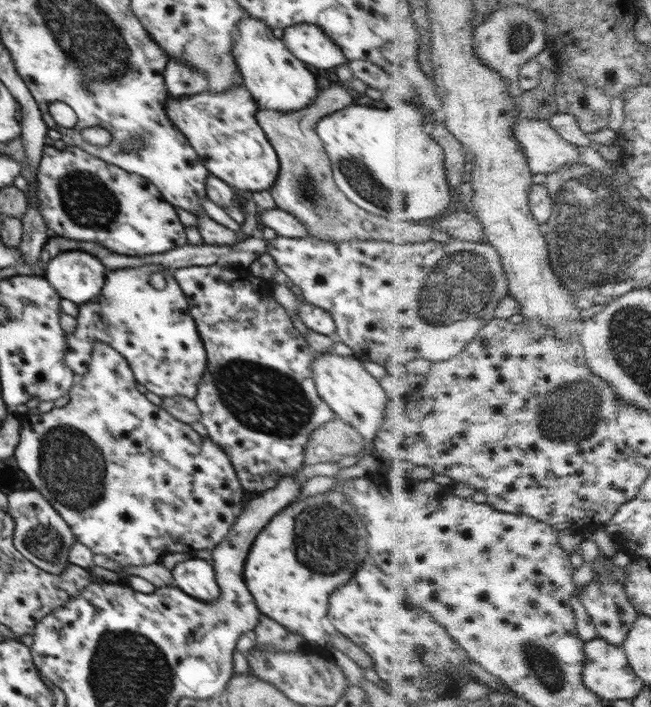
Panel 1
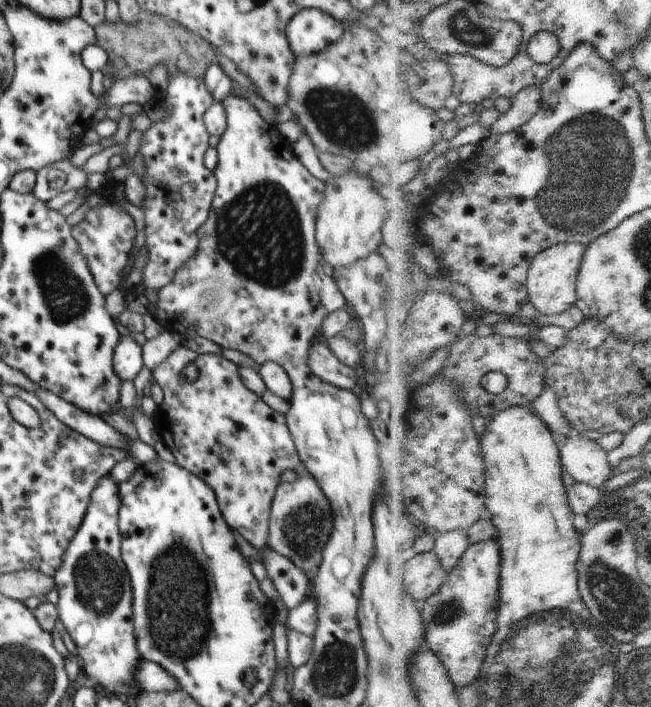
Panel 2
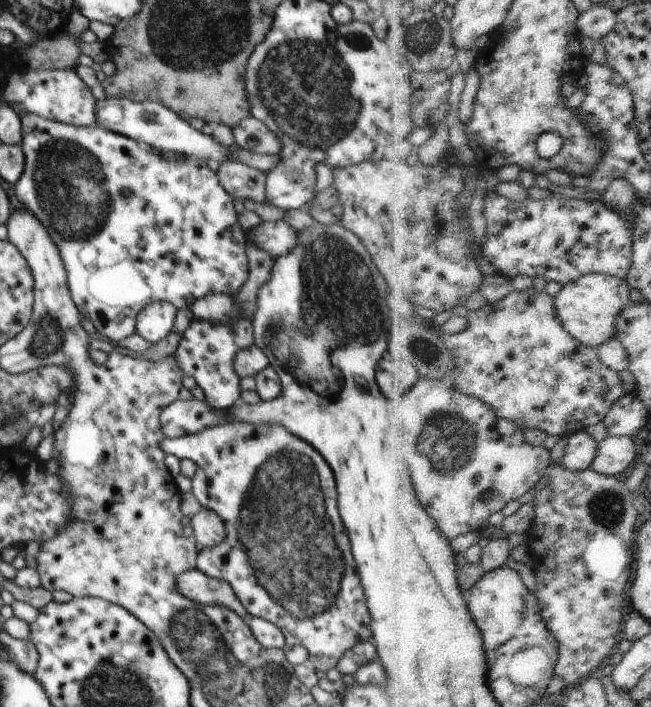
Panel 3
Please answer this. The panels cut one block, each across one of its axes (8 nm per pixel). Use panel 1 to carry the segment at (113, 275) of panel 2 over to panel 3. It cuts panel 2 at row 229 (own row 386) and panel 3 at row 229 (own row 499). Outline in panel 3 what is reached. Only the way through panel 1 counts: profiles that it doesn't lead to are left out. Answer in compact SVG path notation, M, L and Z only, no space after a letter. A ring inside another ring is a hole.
M28 112L19 117L26 164L14 186L16 198L40 220L60 250L70 296L79 313L94 324L98 337L117 344L132 336L136 316L156 300L166 300L177 310L186 310L194 300L208 294L235 296L247 282L246 231L238 222L233 198L222 188L217 173L210 170L206 161L193 157L178 162L168 160L164 153L99 124L79 127ZM116 258L122 258L122 262L112 276L112 262Z

